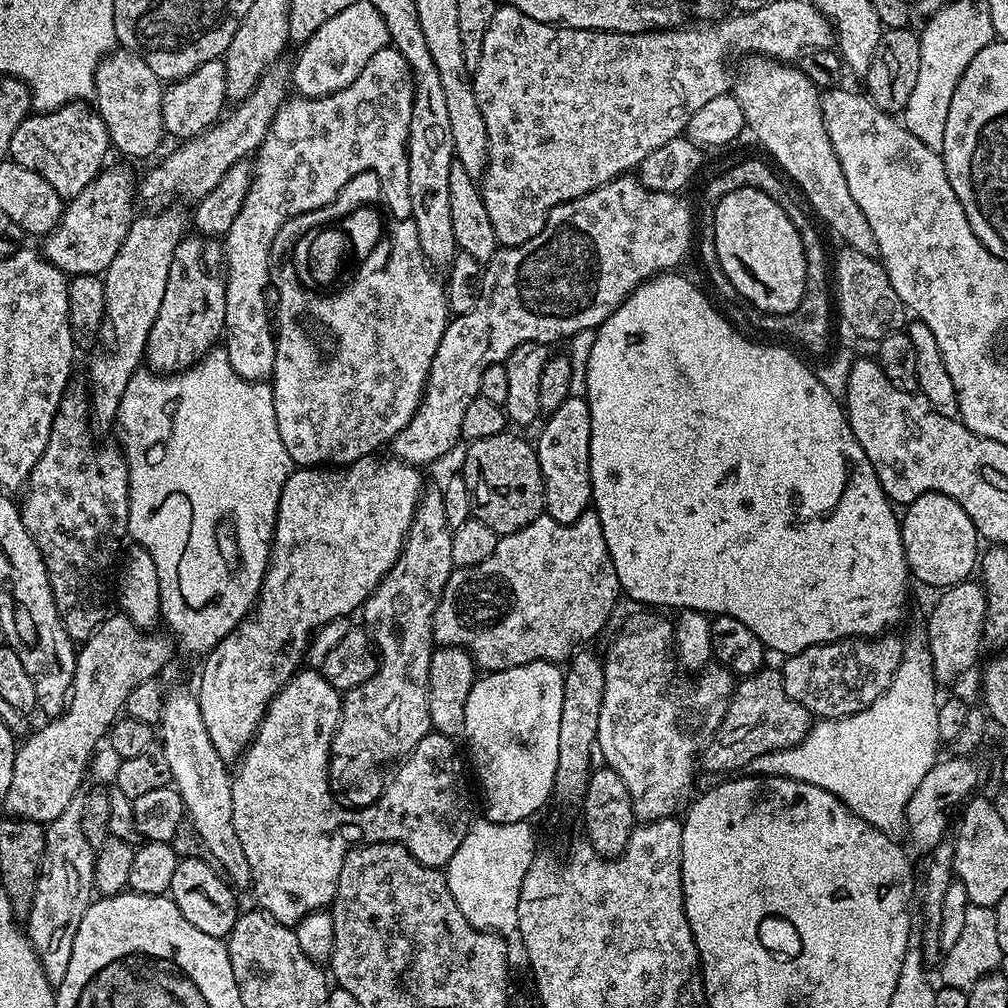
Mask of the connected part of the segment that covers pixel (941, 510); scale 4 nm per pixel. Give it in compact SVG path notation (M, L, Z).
M927 492L907 505L900 520L900 537L909 573L935 590L961 584L977 571L981 537L976 534L974 522L970 522L970 514L954 498L946 498L946 494Z

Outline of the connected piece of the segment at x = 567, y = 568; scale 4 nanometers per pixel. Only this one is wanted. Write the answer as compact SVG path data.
M595 510L581 514L574 522L560 524L547 514L541 514L530 526L518 530L509 536L497 539L494 554L486 558L486 562L478 562L478 566L456 568L442 590L442 598L436 607L434 622L432 623L432 639L437 645L445 648L464 648L471 654L472 662L477 669L485 673L510 670L514 666L526 666L530 662L545 660L551 664L567 661L572 653L577 651L587 640L592 640L613 619L617 604L621 603L622 589L618 582L618 570L614 570L614 562L610 558L610 550L606 550L606 538L602 534L602 522Z

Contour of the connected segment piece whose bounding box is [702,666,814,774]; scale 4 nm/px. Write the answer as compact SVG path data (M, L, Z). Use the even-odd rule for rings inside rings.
M765 666L752 676L743 677L732 689L732 701L726 714L713 734L711 740L702 749L702 768L708 772L736 774L747 769L758 754L774 750L786 750L804 740L814 723L811 712L807 712L782 686L782 678L774 667Z

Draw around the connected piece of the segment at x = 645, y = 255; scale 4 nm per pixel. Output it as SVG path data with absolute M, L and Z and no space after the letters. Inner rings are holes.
M625 174L611 180L609 184L603 184L600 188L595 188L593 192L587 192L585 196L574 198L570 202L558 205L551 214L548 215L546 226L538 234L534 234L534 238L530 238L530 242L519 244L513 248L501 247L497 251L495 258L489 260L482 278L482 290L478 302L474 306L474 310L465 316L458 316L449 319L446 330L442 334L442 342L438 342L438 350L434 354L434 362L430 366L430 374L428 375L428 385L424 388L424 397L420 399L418 410L414 414L414 418L410 418L410 422L401 430L395 438L390 442L391 455L395 459L402 460L406 464L414 464L417 466L425 466L424 464L432 464L435 460L440 460L455 444L461 443L460 435L462 434L462 417L464 417L466 406L470 406L470 402L475 396L480 395L480 383L482 382L482 370L486 370L486 366L494 366L495 364L503 364L504 359L515 348L522 346L522 342L538 342L539 344L555 345L555 340L569 338L580 330L587 328L597 329L603 324L606 318L610 318L610 314L614 314L614 310L618 310L621 302L629 296L636 287L651 280L652 277L661 275L669 270L679 269L679 264L683 262L684 255L688 252L688 247L694 244L694 212L688 209L688 204L684 201L683 195L674 192L655 192L645 186L635 175Z

